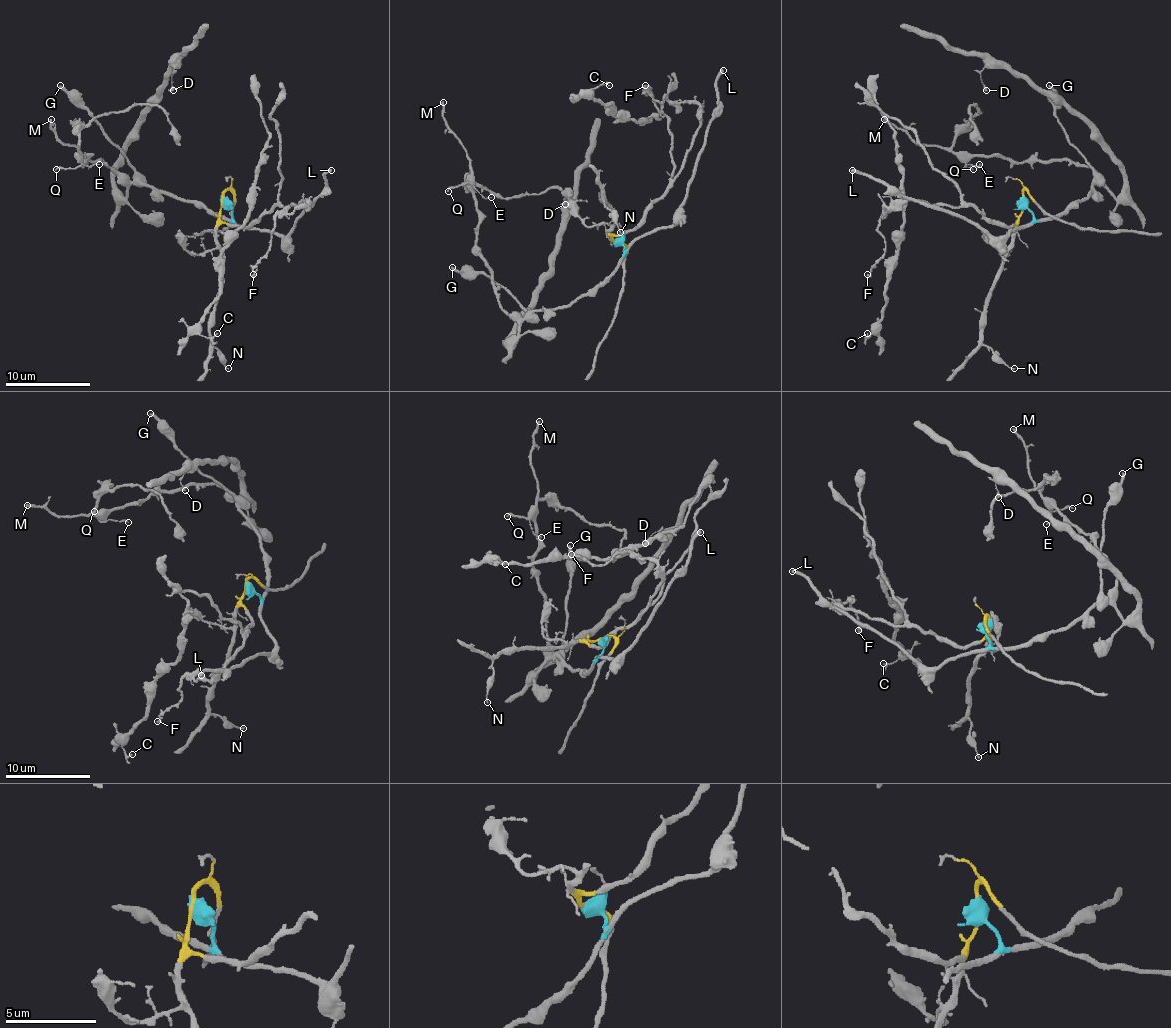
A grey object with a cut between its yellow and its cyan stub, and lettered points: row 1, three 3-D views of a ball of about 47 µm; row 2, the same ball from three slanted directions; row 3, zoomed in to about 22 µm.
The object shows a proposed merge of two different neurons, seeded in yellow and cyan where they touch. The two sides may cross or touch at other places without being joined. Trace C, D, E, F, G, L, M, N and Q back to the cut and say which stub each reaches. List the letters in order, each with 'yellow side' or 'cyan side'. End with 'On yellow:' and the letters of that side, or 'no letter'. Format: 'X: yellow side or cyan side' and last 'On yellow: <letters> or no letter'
C: yellow side
D: cyan side
E: cyan side
F: yellow side
G: cyan side
L: cyan side
M: cyan side
N: yellow side
Q: cyan side
On yellow: C, F, N

